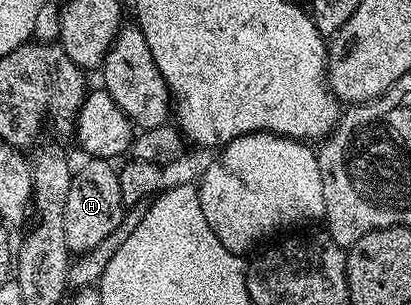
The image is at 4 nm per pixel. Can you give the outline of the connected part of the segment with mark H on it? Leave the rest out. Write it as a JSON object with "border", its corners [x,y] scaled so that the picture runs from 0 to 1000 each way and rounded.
{"border":[[[219,521],[207,534],[212,541],[170,584],[165,666],[156,679],[161,807],[180,836],[221,830],[243,810],[243,797],[290,744],[302,695],[287,554],[268,544],[275,538],[258,521]]]}

